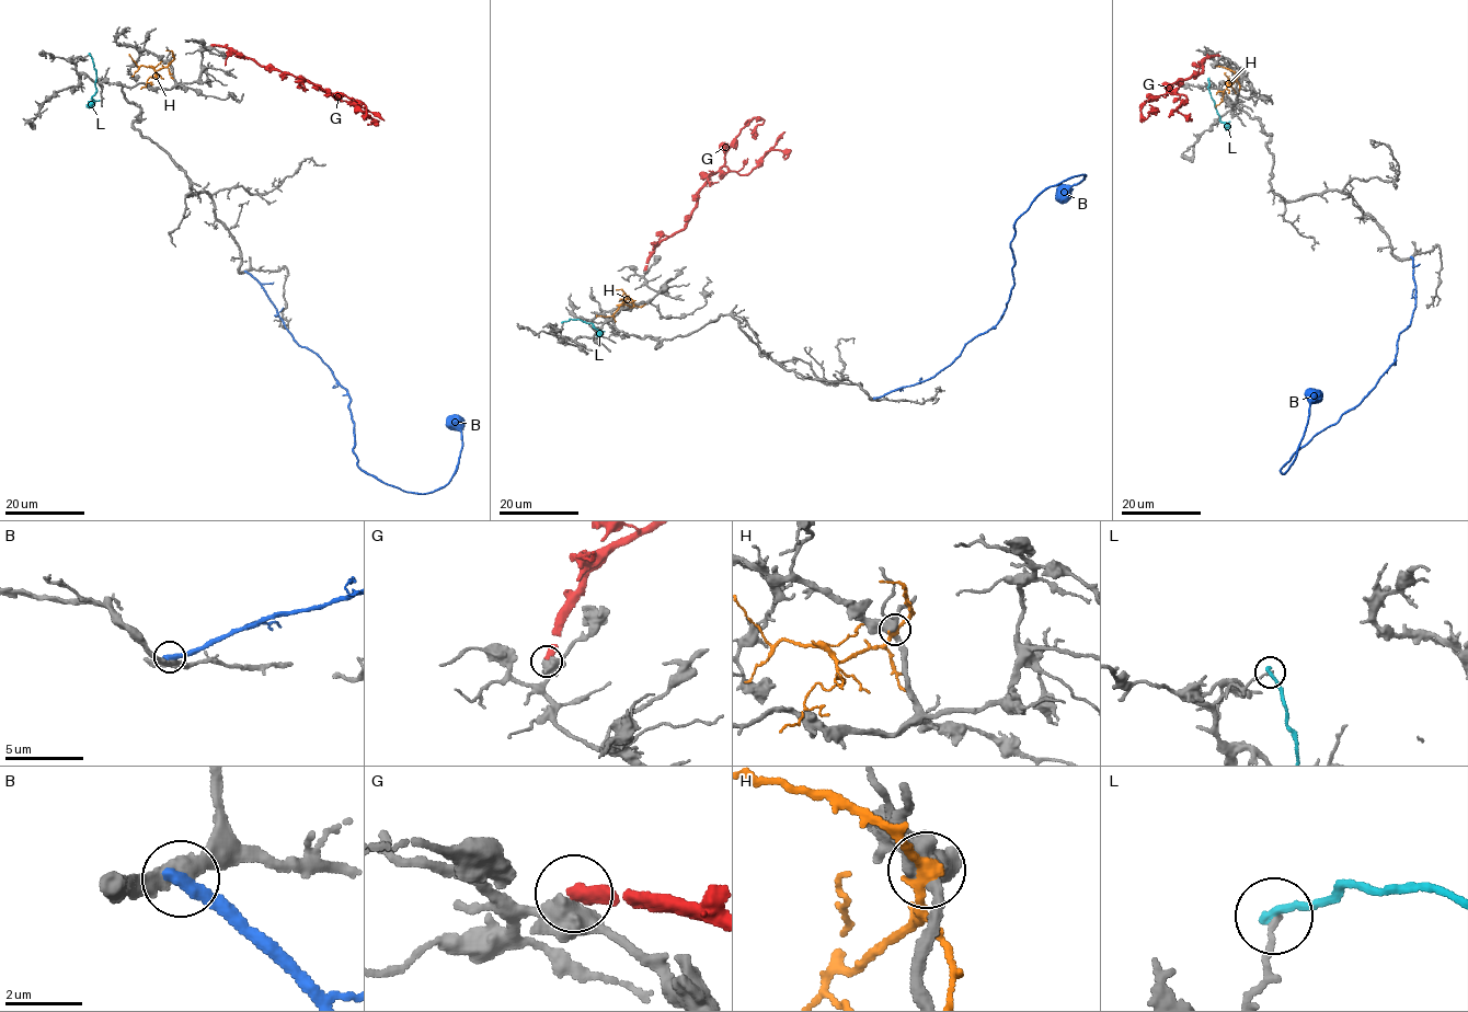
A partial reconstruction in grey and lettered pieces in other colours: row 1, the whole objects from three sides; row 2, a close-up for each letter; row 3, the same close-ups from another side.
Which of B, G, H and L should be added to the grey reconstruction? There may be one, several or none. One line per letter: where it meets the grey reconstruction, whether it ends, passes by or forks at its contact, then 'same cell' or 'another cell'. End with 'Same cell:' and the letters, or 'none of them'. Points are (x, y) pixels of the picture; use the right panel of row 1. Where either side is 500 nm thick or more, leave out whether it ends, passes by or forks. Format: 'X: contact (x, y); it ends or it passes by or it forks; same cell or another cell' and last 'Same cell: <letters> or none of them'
B: contact (1411, 256); it ends; another cell
G: contact (1218, 55); it ends; another cell
H: contact (1237, 76); it passes by; another cell
L: contact (1208, 79); it ends; another cell
Same cell: none of them

